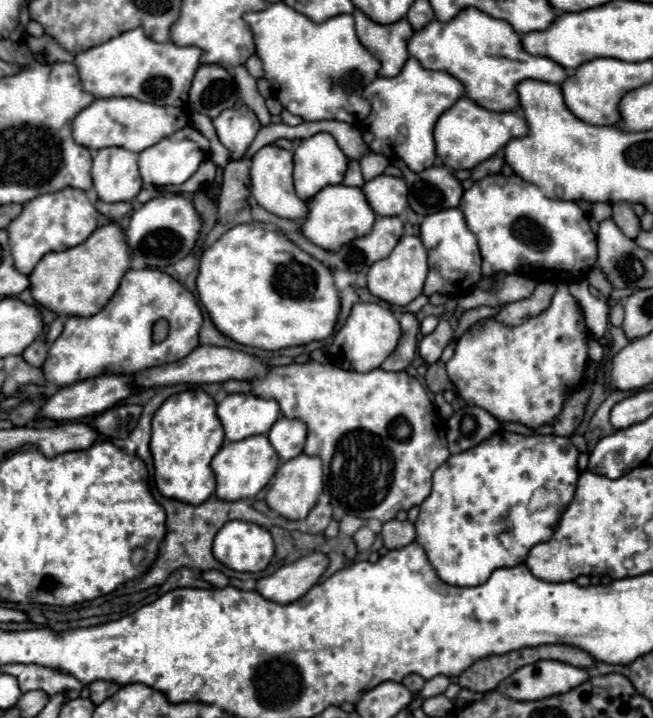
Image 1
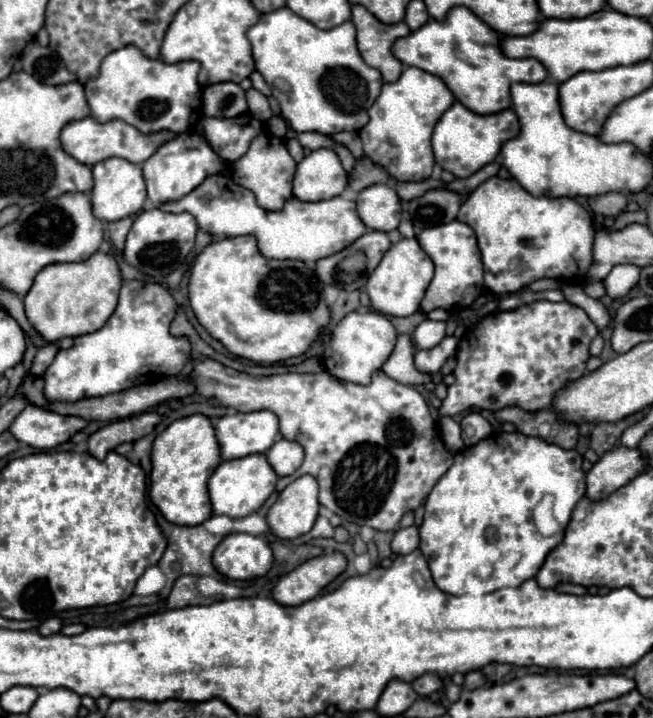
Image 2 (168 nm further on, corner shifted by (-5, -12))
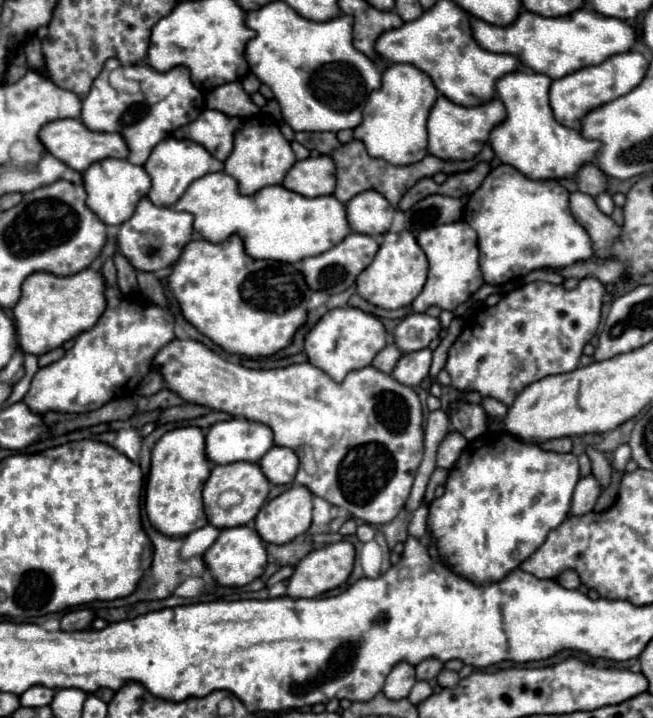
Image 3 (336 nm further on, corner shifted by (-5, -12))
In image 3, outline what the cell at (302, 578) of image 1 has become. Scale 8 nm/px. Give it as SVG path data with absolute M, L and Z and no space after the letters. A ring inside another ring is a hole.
M348 540L312 550L306 558L302 558L296 564L296 570L294 570L292 578L288 580L288 596L292 596L292 598L314 598L314 596L320 596L328 590L342 586L352 572L354 558L356 558L356 550L354 550L352 542L348 542Z

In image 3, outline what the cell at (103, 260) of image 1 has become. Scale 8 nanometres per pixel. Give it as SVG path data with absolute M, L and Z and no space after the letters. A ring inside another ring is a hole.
M90 268L66 278L48 272L30 274L22 284L20 300L12 308L20 350L40 356L62 346L70 338L76 338L86 328L92 328L98 322L98 316L102 316L102 308L106 308L104 288L106 284L102 274Z

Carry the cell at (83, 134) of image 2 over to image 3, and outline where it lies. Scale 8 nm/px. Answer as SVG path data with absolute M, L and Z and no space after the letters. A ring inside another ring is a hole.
M78 118L48 122L40 128L38 138L40 138L42 146L54 158L58 158L60 162L64 162L68 168L72 168L76 172L84 172L90 164L104 160L104 158L126 158L128 156L128 148L126 148L126 142L122 140L122 136L108 134L108 132L90 132Z

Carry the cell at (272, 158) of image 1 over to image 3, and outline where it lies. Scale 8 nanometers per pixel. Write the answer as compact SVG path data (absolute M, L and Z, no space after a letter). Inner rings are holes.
M258 116L236 130L234 148L224 162L224 172L238 182L238 192L250 194L258 192L258 188L280 184L282 176L286 176L294 162L296 158L290 148L290 142L282 136L278 124L270 116Z

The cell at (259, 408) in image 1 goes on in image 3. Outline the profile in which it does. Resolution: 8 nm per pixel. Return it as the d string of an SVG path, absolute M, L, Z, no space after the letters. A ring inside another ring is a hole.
M234 418L228 422L216 422L206 434L206 458L212 464L230 464L230 462L258 462L272 448L272 432L264 424L254 424L246 418Z

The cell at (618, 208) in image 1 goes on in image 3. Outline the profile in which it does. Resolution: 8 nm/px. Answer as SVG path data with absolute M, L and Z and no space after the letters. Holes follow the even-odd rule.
M588 162L584 164L578 174L576 174L576 184L578 184L578 190L580 192L586 192L590 196L598 196L600 192L606 190L606 176L602 176L602 170L594 164L594 162Z

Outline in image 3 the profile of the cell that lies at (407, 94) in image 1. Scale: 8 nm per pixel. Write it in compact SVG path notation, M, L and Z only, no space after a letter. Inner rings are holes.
M388 64L382 72L382 86L368 96L368 104L362 110L362 122L354 128L354 138L366 144L366 150L374 158L382 158L390 164L412 164L426 156L426 116L430 104L438 98L438 90L430 84L430 76L412 64Z

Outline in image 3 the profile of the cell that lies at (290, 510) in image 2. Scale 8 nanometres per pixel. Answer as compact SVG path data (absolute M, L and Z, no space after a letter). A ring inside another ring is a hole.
M292 486L266 502L256 516L256 532L264 542L286 544L304 534L312 524L312 494L304 486Z

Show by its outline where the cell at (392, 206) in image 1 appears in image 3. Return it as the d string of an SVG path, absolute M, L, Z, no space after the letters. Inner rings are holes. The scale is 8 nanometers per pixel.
M362 192L346 204L346 218L354 232L368 234L368 236L380 236L386 234L392 224L394 210L390 208L388 200L384 196L378 196L378 192Z

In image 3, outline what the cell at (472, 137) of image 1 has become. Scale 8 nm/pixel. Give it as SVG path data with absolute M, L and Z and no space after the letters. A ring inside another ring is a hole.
M438 96L434 106L430 108L430 116L426 124L428 126L428 152L442 160L470 160L488 142L490 128L494 128L494 124L500 124L504 118L506 118L506 110L498 98L492 98L490 102L480 104L480 106L466 108L466 106L458 106L446 100L444 96Z

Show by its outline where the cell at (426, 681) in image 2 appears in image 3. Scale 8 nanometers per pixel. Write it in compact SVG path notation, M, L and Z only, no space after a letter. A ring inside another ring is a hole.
M426 658L416 666L416 678L426 680L426 682L434 682L434 678L438 676L438 672L442 668L444 668L444 662L440 662L438 658Z

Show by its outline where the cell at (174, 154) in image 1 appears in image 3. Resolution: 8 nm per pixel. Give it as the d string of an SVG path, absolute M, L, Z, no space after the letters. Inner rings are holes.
M166 138L166 140L162 140L162 144L158 144L154 148L154 152L150 154L150 160L146 160L146 164L144 164L144 170L152 178L152 188L148 192L148 198L156 206L174 206L176 200L186 192L186 188L194 180L202 178L206 172L220 172L222 162L214 160L214 156L210 156L210 152L206 152L206 148L202 148L200 144L194 144L192 140Z

